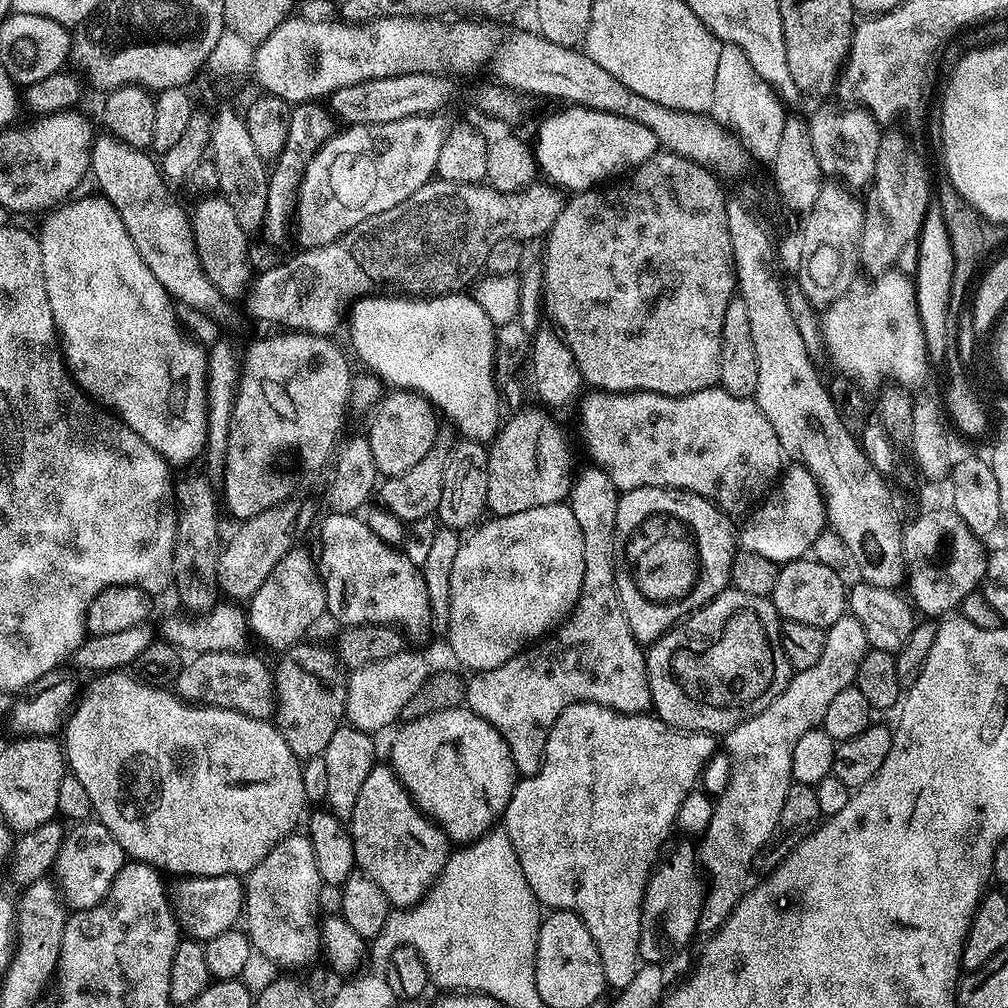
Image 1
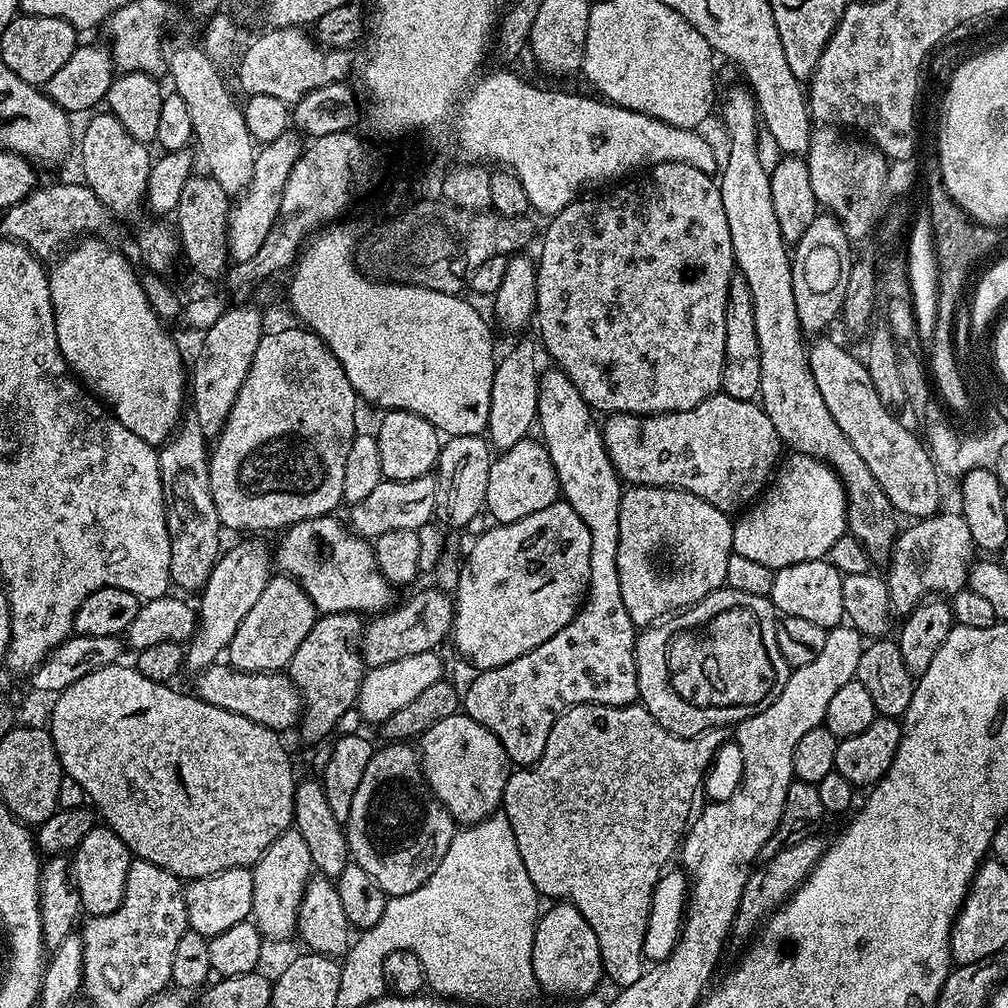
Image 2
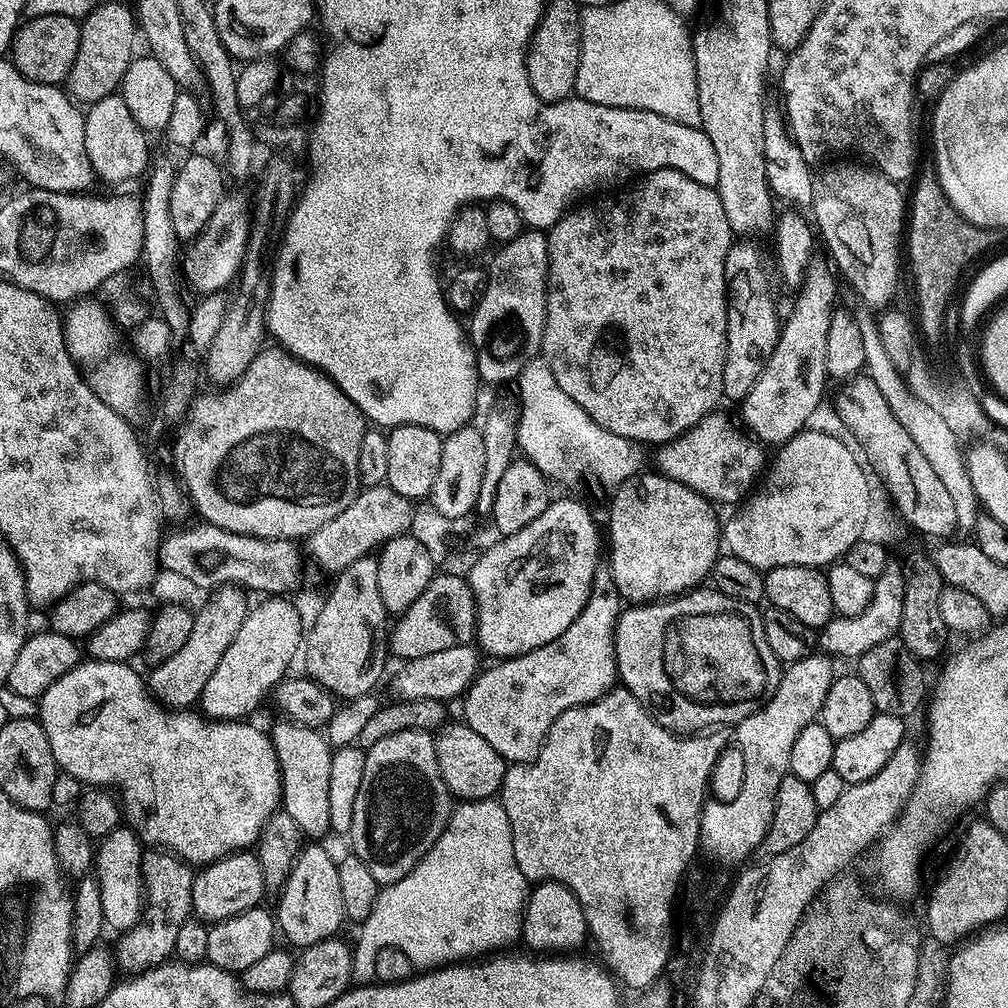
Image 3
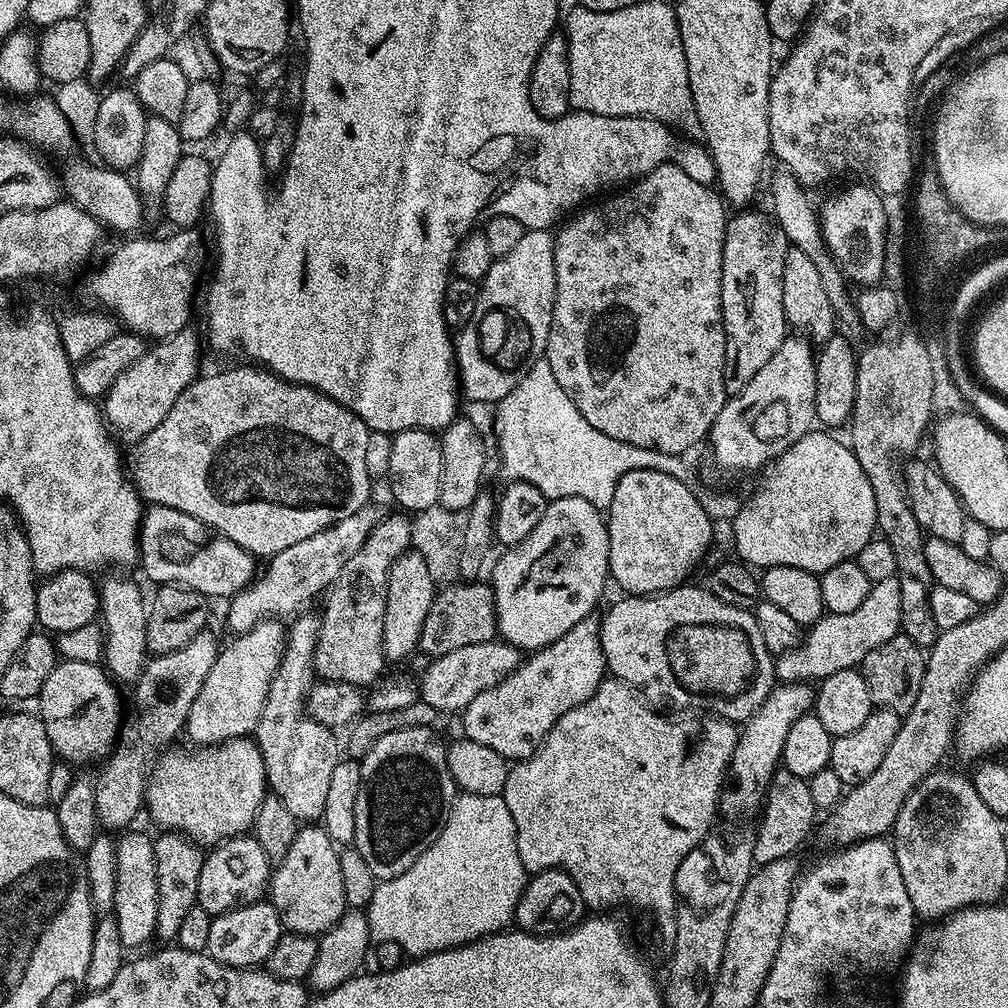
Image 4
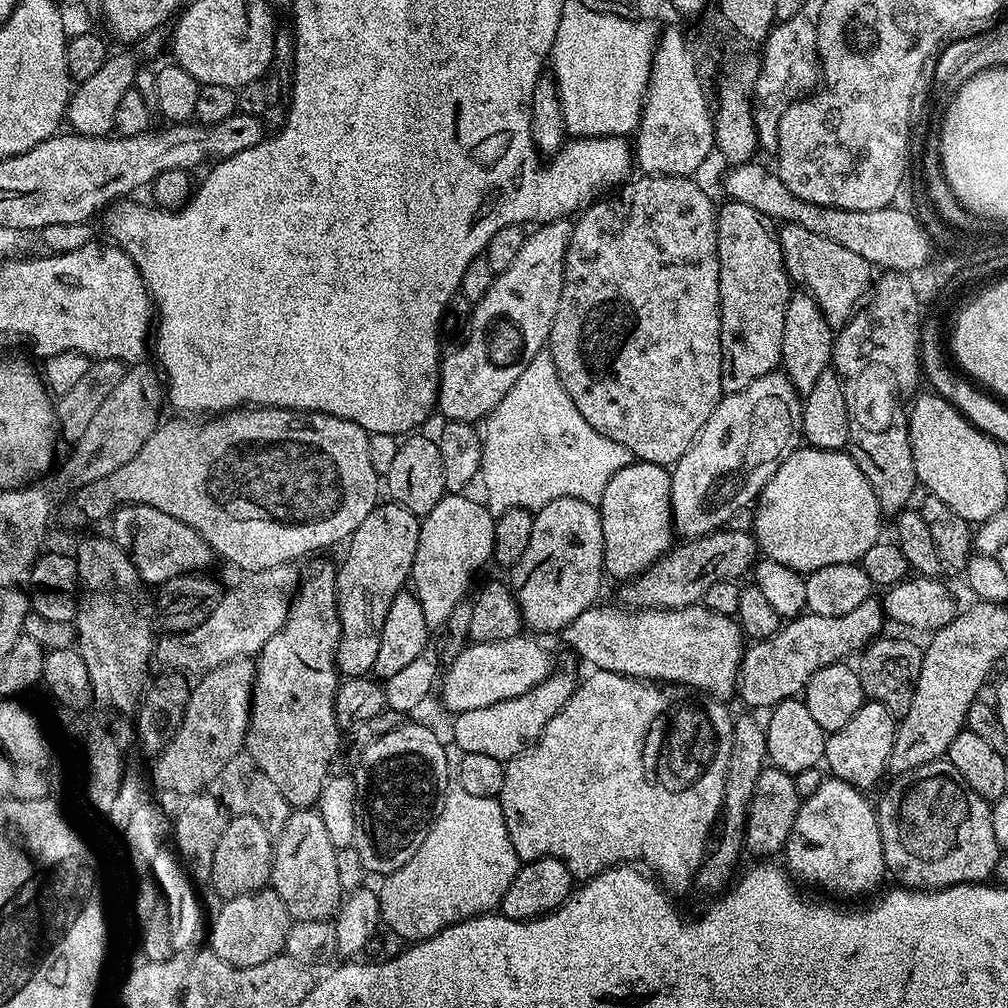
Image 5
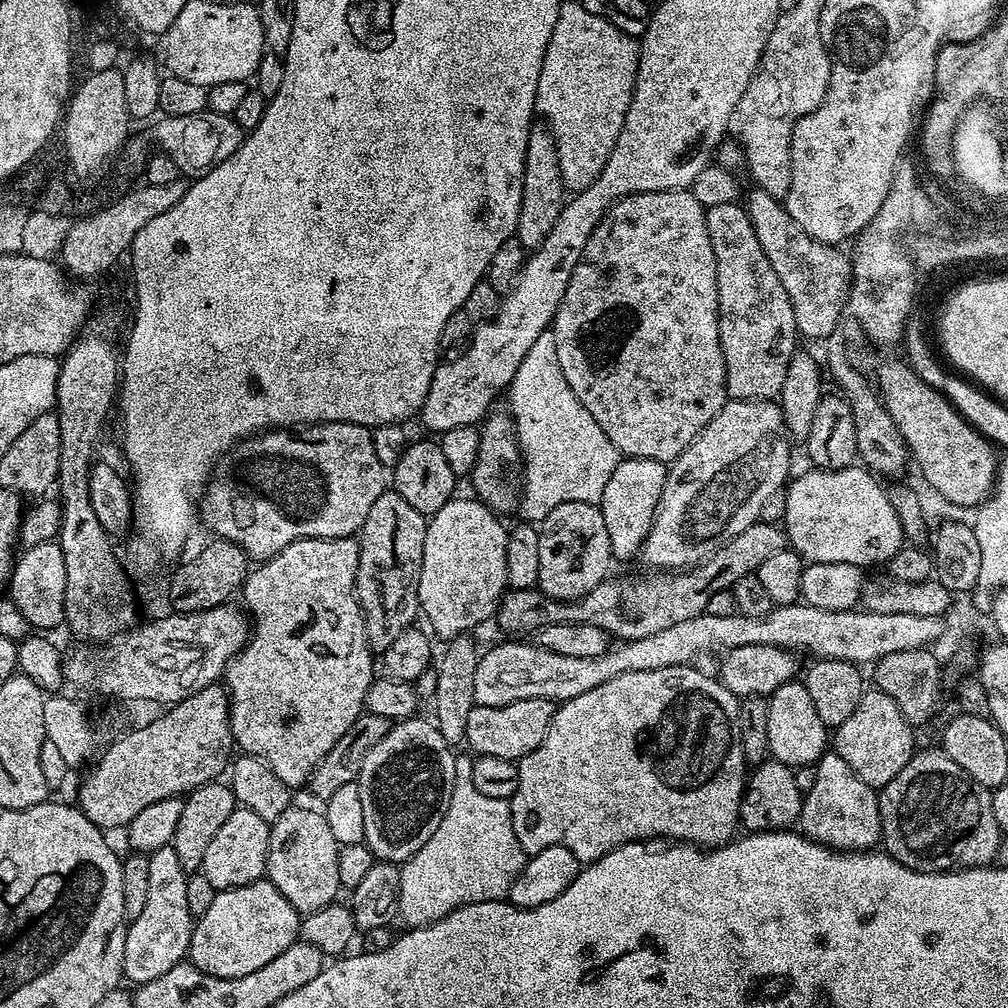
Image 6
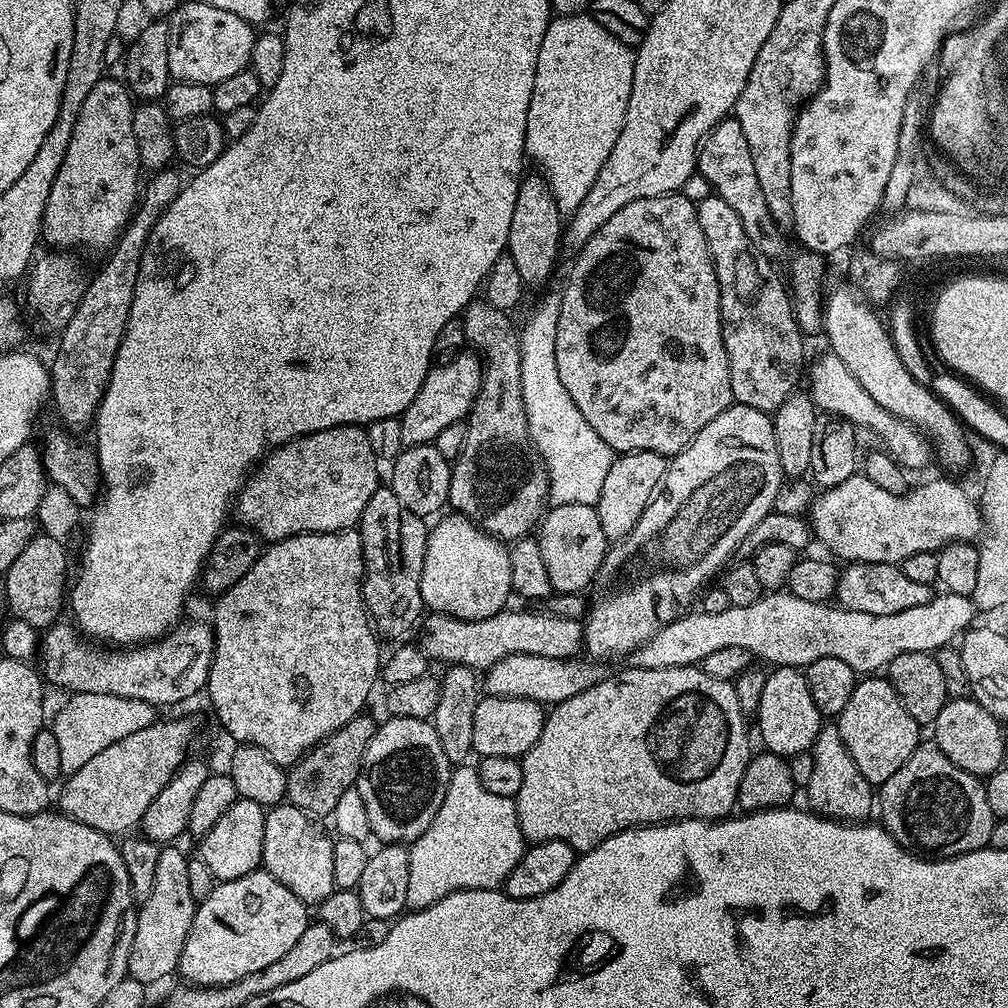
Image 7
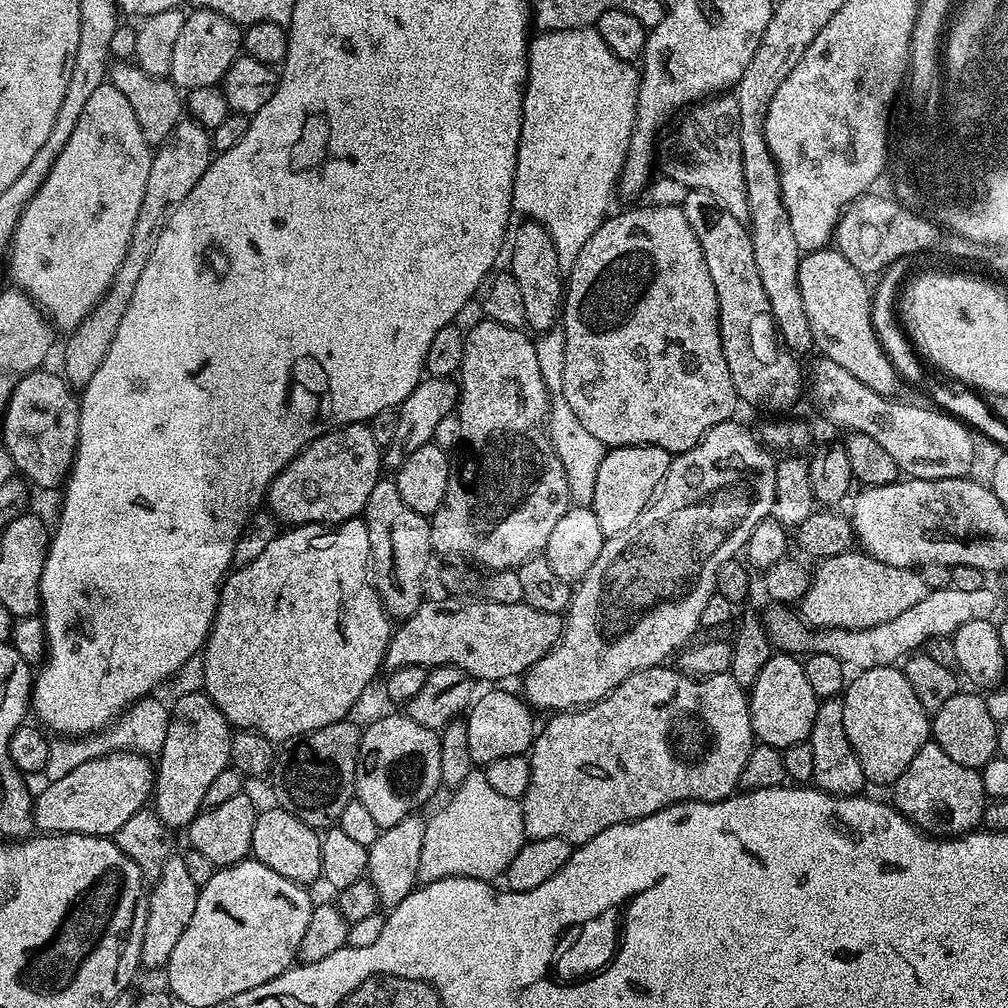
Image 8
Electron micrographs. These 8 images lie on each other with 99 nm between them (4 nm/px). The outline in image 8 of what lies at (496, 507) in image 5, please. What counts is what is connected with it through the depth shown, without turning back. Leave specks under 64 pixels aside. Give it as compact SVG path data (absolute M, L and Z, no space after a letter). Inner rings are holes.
M553 326L547 332L537 335L536 353L538 354L538 370L548 387L551 397L548 409L548 436L552 439L554 450L559 456L566 472L569 499L579 507L591 505L594 496L594 481L601 466L606 445L598 442L582 422L578 422L574 410L570 410L570 402L566 402L562 390L562 370L566 366L566 342L564 333L559 327Z

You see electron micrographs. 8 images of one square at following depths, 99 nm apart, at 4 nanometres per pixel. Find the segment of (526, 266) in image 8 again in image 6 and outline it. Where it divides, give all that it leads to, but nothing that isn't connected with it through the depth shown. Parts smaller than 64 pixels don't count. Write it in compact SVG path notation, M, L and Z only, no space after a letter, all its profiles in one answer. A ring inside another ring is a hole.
M536 122L528 129L528 145L524 159L524 177L522 178L522 206L518 214L518 222L514 233L515 239L525 250L539 246L554 230L554 222L558 222L558 214L562 214L566 203L564 180L560 177L558 150L547 123Z

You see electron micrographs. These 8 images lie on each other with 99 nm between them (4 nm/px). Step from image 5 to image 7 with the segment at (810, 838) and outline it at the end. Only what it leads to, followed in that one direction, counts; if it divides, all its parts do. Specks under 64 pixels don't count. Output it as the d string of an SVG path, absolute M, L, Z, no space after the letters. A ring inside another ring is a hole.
M828 722L821 727L810 751L814 758L814 774L806 789L807 807L816 815L827 816L830 820L867 821L871 817L868 815L874 812L874 786L862 778L862 770L854 766L854 758L850 758L850 750L846 750L846 742L842 742L842 734L835 723Z

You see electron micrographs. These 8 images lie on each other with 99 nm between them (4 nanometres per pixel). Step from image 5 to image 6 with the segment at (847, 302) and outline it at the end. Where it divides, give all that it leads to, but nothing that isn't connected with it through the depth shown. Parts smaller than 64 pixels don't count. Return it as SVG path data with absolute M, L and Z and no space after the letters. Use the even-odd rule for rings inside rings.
M758 187L751 189L746 211L750 222L766 250L766 258L778 274L778 282L786 290L794 310L797 333L804 336L828 336L836 328L842 312L847 309L848 296L852 289L852 262L835 244L823 244L808 236L794 218L766 190Z

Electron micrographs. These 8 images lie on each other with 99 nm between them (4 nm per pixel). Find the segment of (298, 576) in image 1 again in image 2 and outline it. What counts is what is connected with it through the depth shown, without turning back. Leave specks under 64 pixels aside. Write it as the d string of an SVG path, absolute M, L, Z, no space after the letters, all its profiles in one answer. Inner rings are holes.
M273 574L266 582L258 602L250 614L242 618L242 626L228 643L227 663L243 672L278 672L287 669L294 658L294 650L302 646L302 638L310 634L318 613L314 602L297 580L283 574Z

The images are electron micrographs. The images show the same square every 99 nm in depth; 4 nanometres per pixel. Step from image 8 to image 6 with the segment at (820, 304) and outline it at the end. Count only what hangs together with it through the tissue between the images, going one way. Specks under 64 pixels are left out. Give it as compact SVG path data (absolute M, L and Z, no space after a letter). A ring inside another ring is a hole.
M903 359L878 365L874 384L925 482L942 499L960 508L972 510L983 504L992 495L992 485L996 483L997 449L956 411L946 397L919 380L916 371Z

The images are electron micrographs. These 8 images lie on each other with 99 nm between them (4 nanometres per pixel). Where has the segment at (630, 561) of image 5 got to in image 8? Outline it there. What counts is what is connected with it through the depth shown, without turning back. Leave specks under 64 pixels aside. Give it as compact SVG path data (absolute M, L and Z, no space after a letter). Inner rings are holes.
M653 444L609 447L605 451L594 481L594 496L590 505L592 513L598 518L598 526L602 526L604 537L622 534L622 530L627 530L638 519L638 514L642 514L642 510L652 503L664 483L669 463L669 452Z

